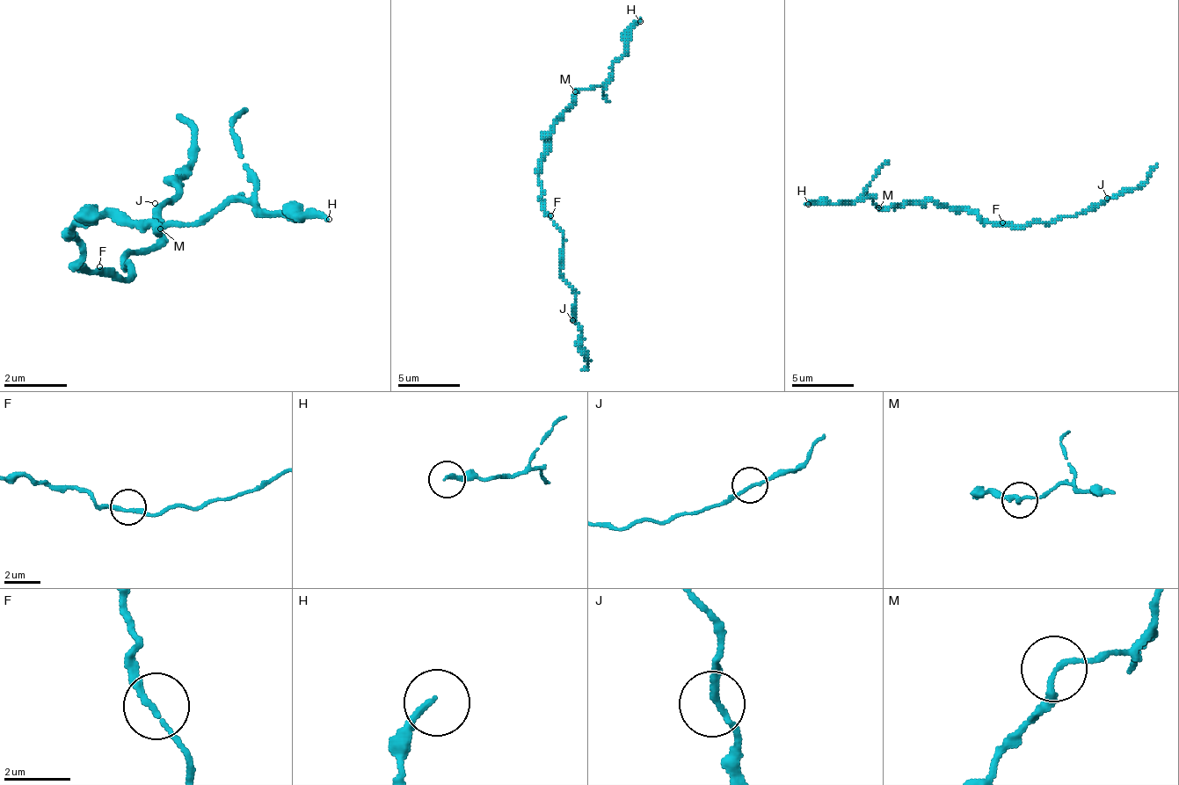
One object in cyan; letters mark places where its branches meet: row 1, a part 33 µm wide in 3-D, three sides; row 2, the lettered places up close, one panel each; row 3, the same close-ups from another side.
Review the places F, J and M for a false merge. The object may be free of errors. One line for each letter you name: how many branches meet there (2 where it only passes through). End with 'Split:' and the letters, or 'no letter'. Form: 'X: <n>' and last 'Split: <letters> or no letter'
Split: no letter

